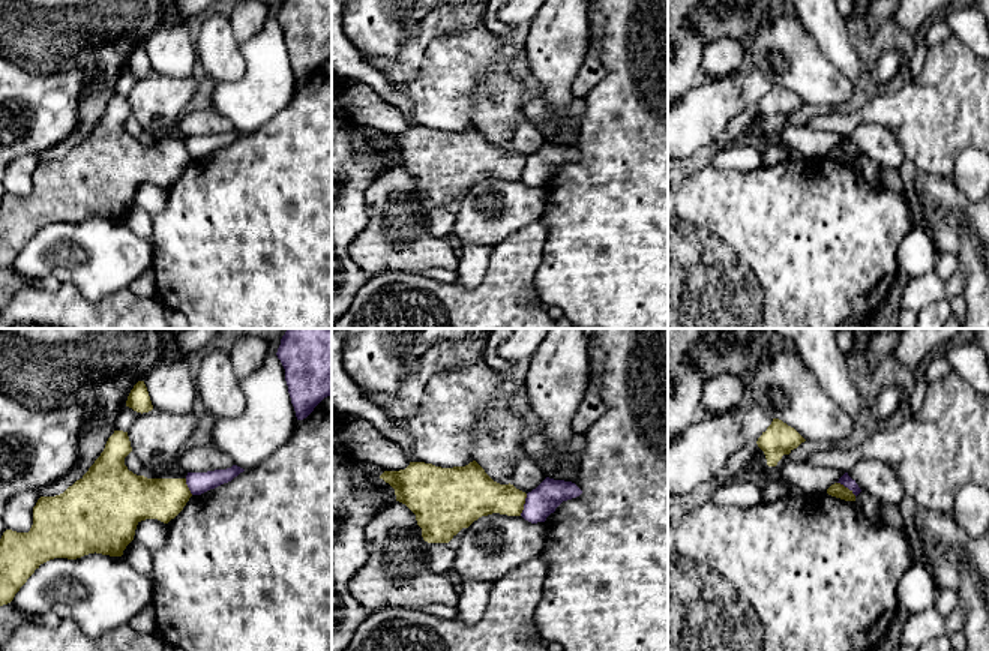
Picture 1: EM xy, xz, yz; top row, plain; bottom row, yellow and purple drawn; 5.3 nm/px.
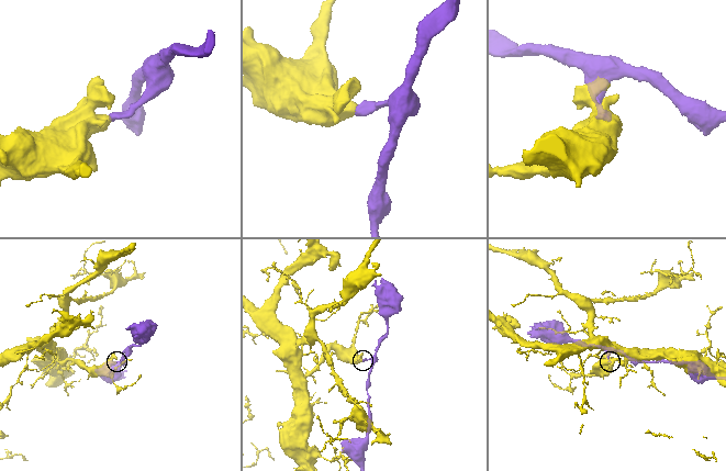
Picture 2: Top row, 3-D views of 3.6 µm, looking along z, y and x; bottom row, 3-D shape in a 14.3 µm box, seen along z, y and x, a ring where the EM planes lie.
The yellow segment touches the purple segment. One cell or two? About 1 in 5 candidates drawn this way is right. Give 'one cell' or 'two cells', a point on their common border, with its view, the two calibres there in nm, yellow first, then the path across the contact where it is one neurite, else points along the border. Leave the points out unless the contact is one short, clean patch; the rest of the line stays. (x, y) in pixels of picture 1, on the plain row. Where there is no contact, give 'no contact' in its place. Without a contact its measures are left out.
two cells | xz (524, 167) | 220/160 nm | along xz (527, 158), (520, 179)

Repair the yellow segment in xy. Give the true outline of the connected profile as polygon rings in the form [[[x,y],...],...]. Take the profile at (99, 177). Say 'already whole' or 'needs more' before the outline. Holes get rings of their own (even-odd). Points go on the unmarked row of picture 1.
already whole; [[[114,94],[104,116],[89,135],[56,160],[41,160],[33,171],[29,196],[6,194],[0,202],[0,270],[14,264],[20,252],[39,232],[54,222],[77,224],[89,218],[122,220],[134,204],[137,189],[146,183],[168,188],[192,160],[186,142],[147,142],[125,129],[132,116],[128,96]]]

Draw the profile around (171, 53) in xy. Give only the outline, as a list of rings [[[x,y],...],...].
[[[185,22],[155,32],[144,42],[153,74],[188,78],[198,60],[197,45]]]

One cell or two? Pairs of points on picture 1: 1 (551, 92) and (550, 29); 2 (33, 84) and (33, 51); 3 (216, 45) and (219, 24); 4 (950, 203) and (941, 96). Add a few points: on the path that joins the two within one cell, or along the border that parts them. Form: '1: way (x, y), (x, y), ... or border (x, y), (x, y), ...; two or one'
1: way (551, 77), (551, 44); one
2: border (15, 63), (32, 72), (68, 71); two
3: way (216, 41), (216, 29); one
4: border (919, 171), (950, 176); two

